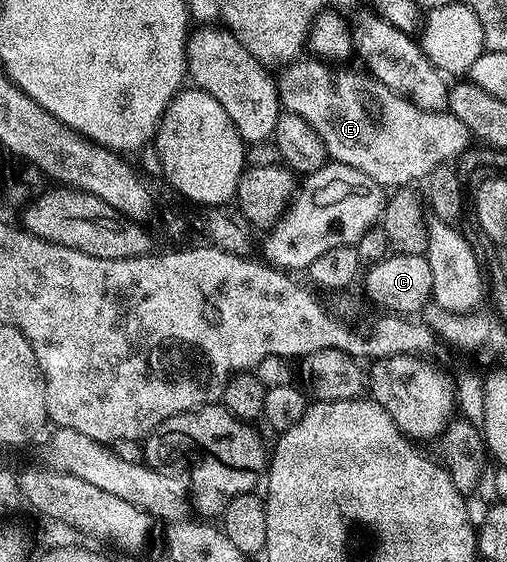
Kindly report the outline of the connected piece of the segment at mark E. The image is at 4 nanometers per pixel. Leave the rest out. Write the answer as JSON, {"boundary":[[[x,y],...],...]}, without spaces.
{"boundary":[[[303,61],[288,62],[280,69],[283,71],[277,74],[279,100],[286,113],[301,116],[311,125],[313,132],[321,136],[330,161],[349,164],[349,168],[365,172],[369,180],[384,188],[407,188],[414,183],[411,182],[414,178],[426,179],[428,174],[458,159],[463,151],[468,149],[473,135],[467,131],[465,124],[461,124],[461,120],[457,120],[457,116],[450,112],[417,108],[408,98],[394,94],[392,90],[385,88],[385,84],[381,84],[366,72],[352,76],[351,86],[355,89],[352,94],[342,94],[331,79],[330,68],[323,63],[326,61]]]}

